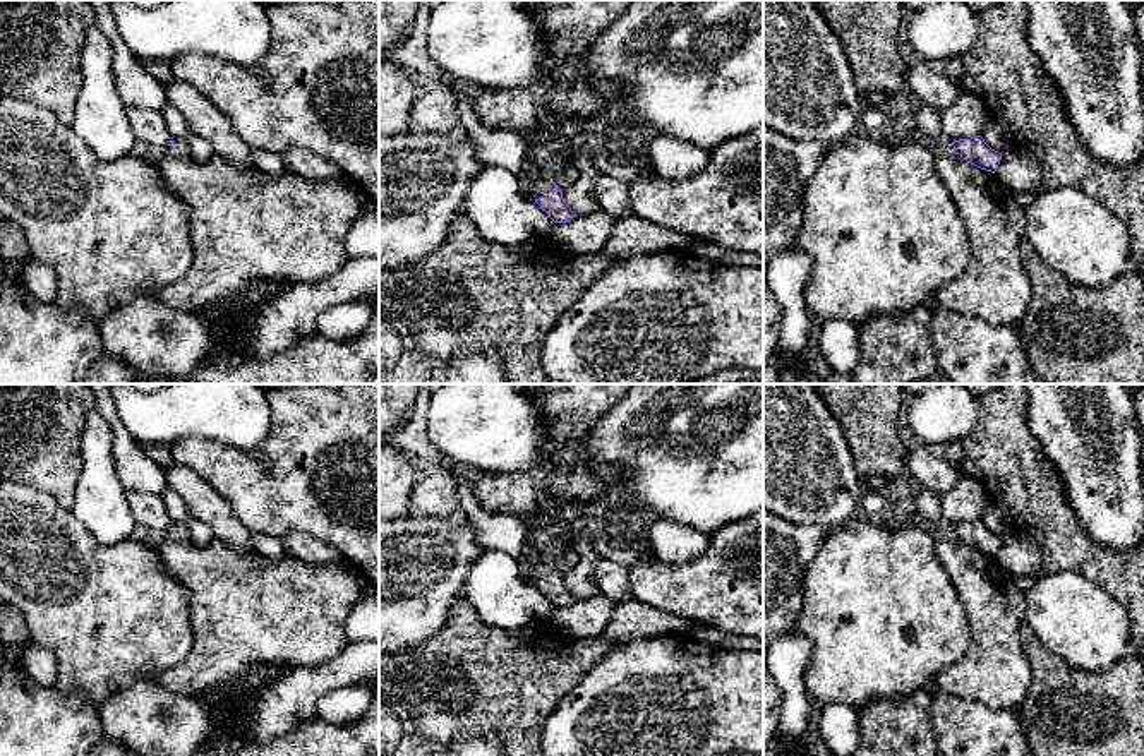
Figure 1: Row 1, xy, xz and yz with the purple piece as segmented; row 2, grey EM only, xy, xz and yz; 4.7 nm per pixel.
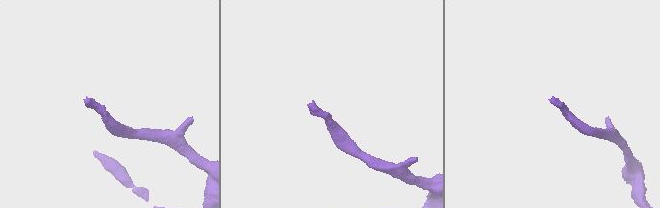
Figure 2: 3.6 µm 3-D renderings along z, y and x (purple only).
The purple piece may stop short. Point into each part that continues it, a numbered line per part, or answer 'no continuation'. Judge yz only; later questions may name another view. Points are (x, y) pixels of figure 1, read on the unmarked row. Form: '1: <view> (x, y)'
no continuation

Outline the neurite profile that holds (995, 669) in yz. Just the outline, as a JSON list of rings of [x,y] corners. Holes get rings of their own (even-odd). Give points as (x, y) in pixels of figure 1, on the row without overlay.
[[[938,538],[935,557],[950,578],[969,622],[966,655],[943,669],[935,687],[993,710],[1017,710],[1033,682],[1021,639],[1026,595],[991,555],[959,538]]]

